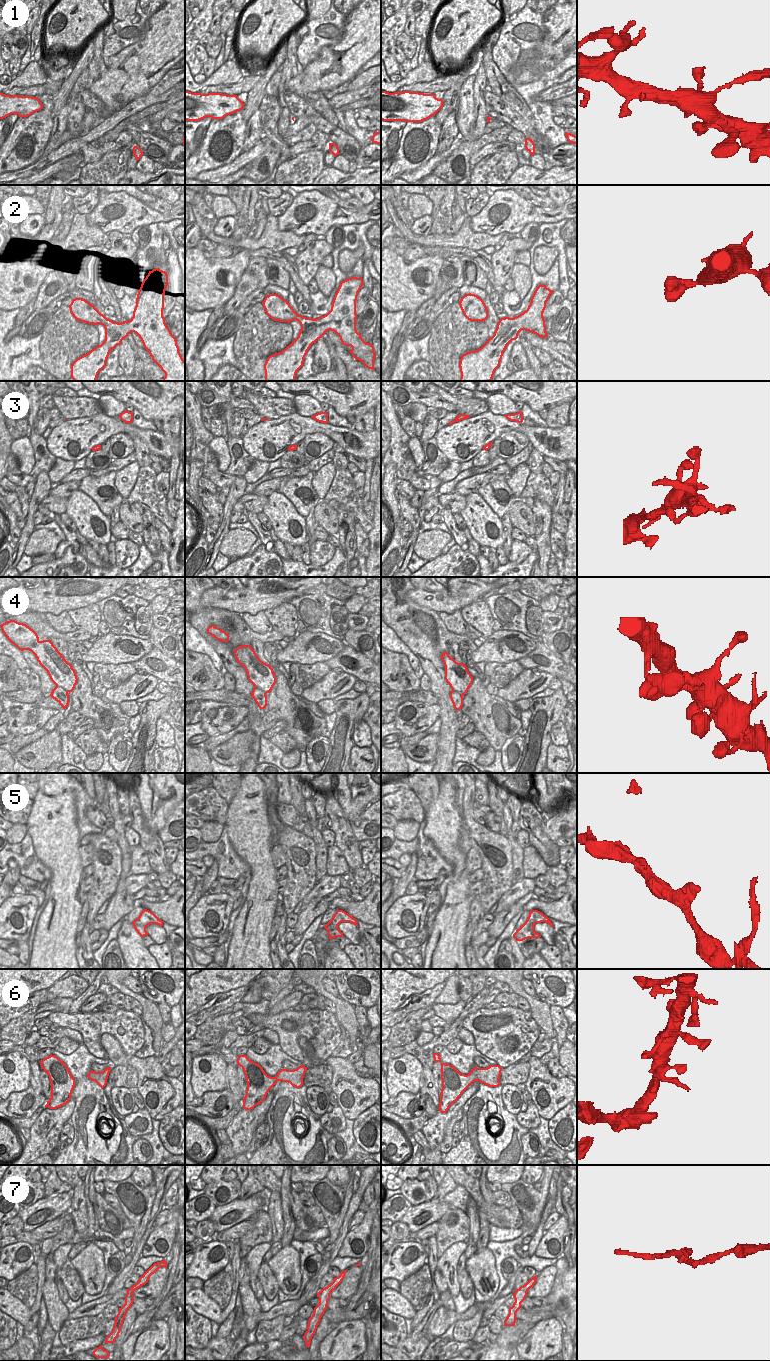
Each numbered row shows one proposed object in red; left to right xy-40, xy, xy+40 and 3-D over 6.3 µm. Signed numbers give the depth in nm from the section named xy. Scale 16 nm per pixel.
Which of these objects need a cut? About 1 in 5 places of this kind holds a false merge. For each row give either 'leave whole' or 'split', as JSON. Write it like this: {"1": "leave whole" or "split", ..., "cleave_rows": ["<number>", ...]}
{"1": "leave whole", "2": "leave whole", "3": "leave whole", "4": "leave whole", "5": "leave whole", "6": "leave whole", "7": "leave whole", "cleave_rows": []}

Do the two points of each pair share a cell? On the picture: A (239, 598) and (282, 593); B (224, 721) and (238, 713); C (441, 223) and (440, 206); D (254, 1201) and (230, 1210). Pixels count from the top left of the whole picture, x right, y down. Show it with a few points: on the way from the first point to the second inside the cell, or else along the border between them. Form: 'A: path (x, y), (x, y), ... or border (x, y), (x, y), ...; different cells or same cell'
A: path (250, 598), (262, 593), (271, 593); same cell
B: path (227, 719), (231, 719), (235, 715); same cell
C: path (441, 219), (441, 210); same cell
D: path (248, 1207), (236, 1209); same cell

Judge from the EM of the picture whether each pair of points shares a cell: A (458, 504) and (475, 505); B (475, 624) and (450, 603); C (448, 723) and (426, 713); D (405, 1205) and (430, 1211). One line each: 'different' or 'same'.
A: different
B: different
C: different
D: different

